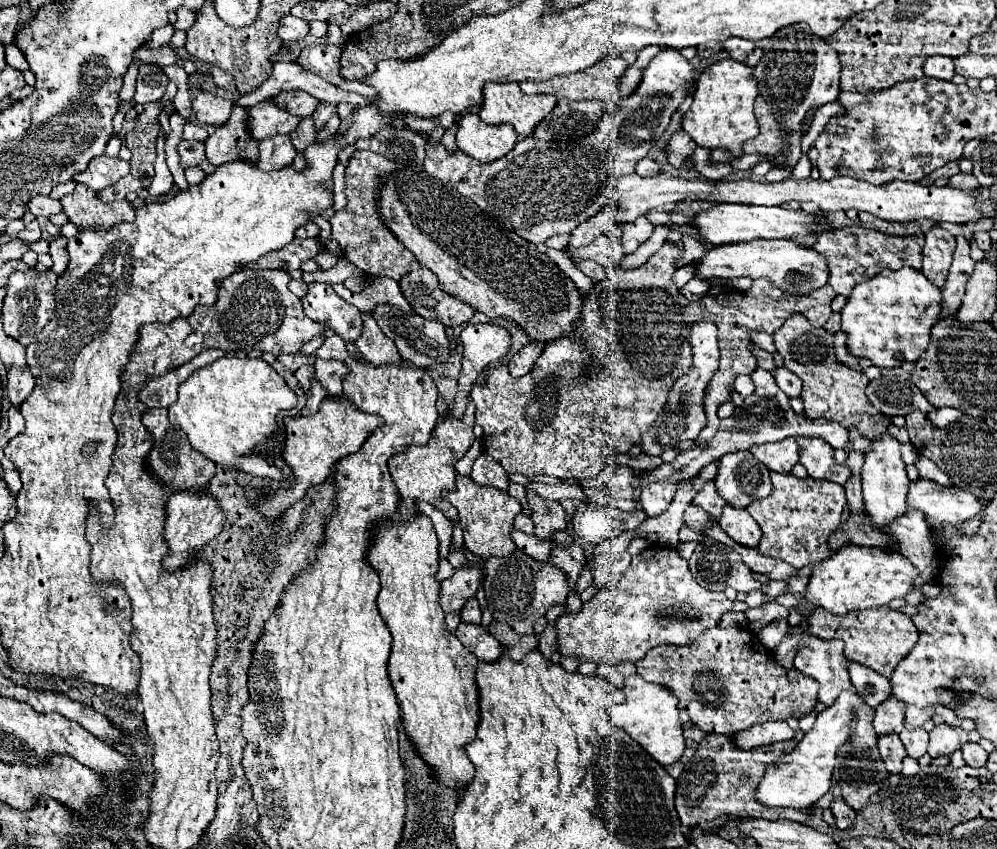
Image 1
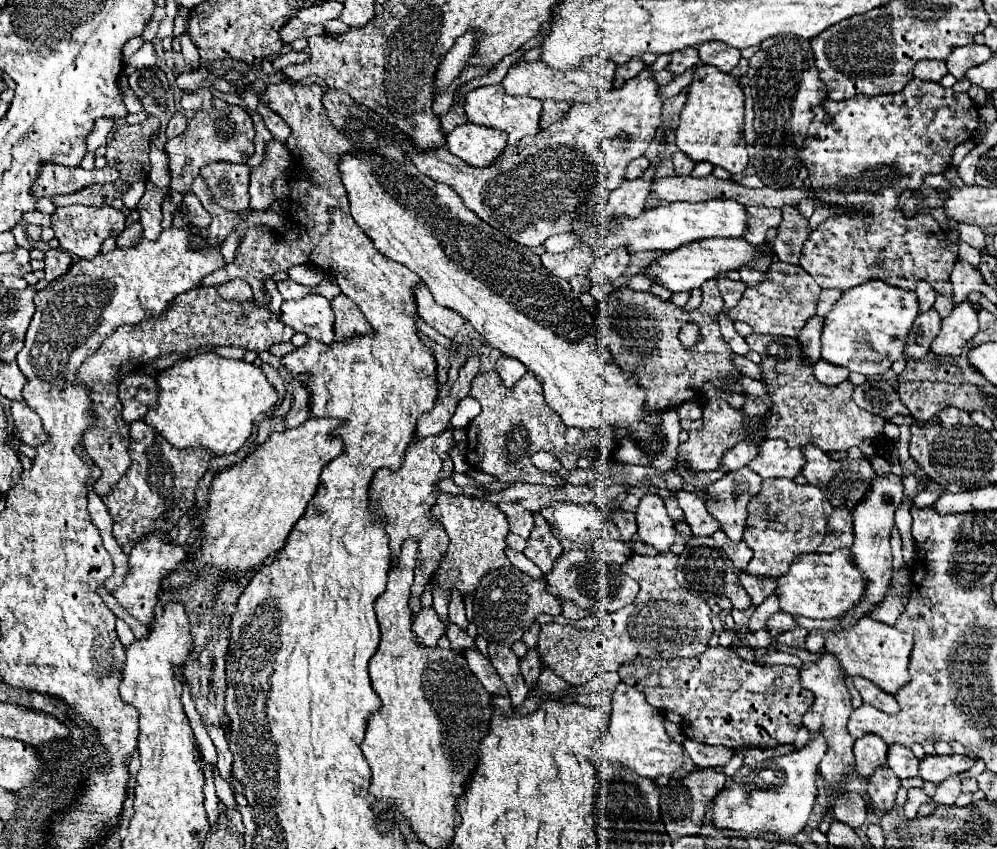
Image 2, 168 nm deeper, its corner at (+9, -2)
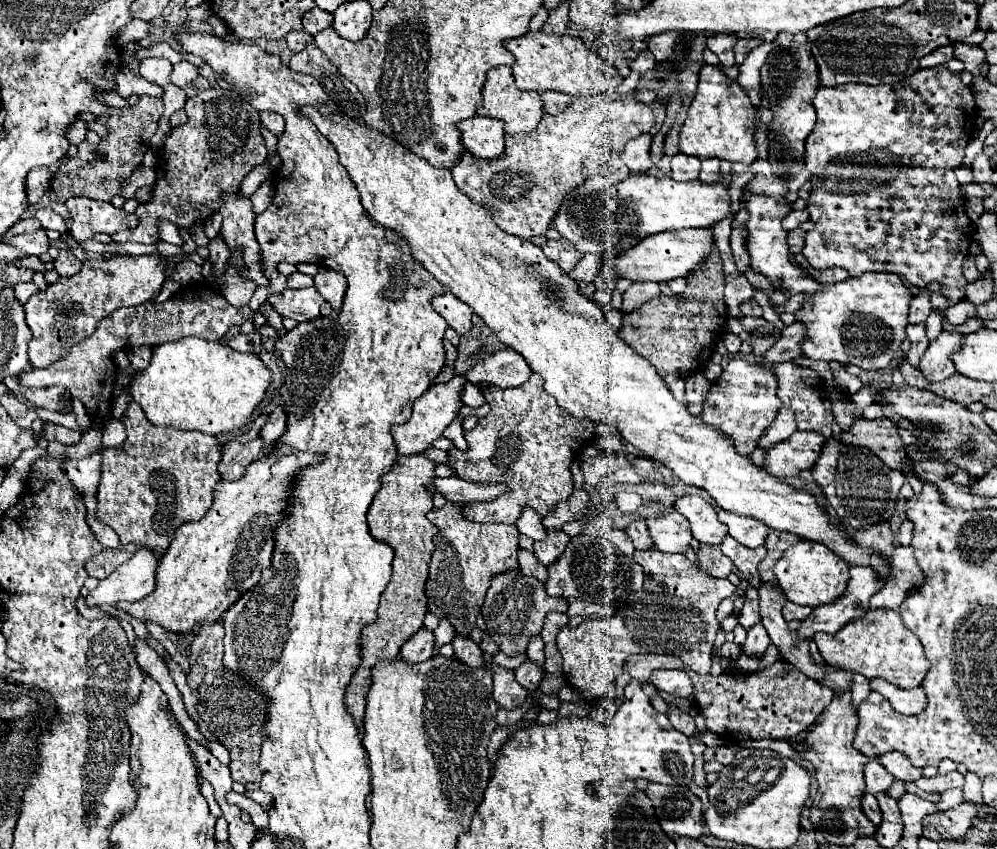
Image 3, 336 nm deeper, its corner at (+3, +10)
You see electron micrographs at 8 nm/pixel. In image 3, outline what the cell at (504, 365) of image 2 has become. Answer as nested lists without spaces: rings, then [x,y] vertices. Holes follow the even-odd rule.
[[[504,348],[496,354],[486,356],[482,362],[474,364],[462,376],[470,384],[488,382],[498,388],[516,388],[532,376],[532,370],[528,368],[526,360],[516,350]]]

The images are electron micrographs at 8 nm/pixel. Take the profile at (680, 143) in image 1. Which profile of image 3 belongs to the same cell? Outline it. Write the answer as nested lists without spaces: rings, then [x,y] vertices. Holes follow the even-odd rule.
[[[676,154],[672,158],[672,178],[674,180],[694,180],[700,172],[700,160],[696,156]]]

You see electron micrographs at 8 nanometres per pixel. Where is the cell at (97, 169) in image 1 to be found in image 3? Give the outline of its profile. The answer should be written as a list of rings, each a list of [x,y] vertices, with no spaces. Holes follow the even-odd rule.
[[[46,166],[44,168],[34,168],[26,176],[26,198],[28,198],[30,206],[34,206],[42,198],[42,192],[52,178],[54,178],[54,170],[50,170]]]

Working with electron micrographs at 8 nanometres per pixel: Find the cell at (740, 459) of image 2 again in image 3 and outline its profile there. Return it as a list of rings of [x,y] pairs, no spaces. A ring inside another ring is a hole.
[[[780,406],[776,420],[772,422],[772,428],[768,430],[768,434],[764,436],[764,440],[760,440],[760,448],[772,448],[776,442],[784,440],[786,436],[790,436],[792,432],[796,432],[796,420],[794,420],[794,412],[788,406]]]

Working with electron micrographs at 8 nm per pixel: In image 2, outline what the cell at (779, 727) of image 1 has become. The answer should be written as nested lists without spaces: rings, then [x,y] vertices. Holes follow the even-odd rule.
[[[692,740],[684,742],[686,752],[690,754],[690,758],[694,760],[694,764],[698,768],[706,768],[706,766],[726,766],[728,760],[732,758],[734,750],[732,748],[722,748],[722,746],[704,746]]]

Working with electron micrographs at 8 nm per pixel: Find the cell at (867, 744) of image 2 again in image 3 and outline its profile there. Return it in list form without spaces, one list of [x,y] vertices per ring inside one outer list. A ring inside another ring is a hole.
[[[878,758],[868,760],[866,770],[864,770],[864,774],[866,774],[866,792],[874,794],[874,796],[880,794],[880,792],[888,792],[894,784],[894,776],[884,772],[884,768],[880,764],[876,764],[876,760]]]

